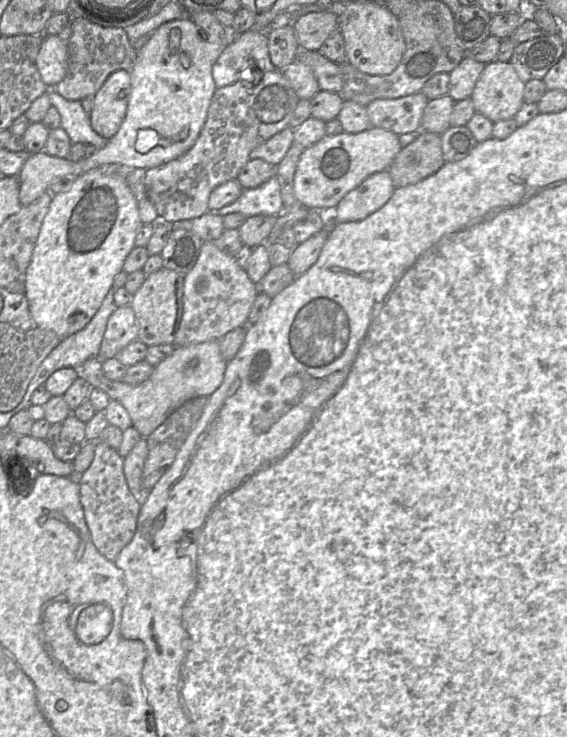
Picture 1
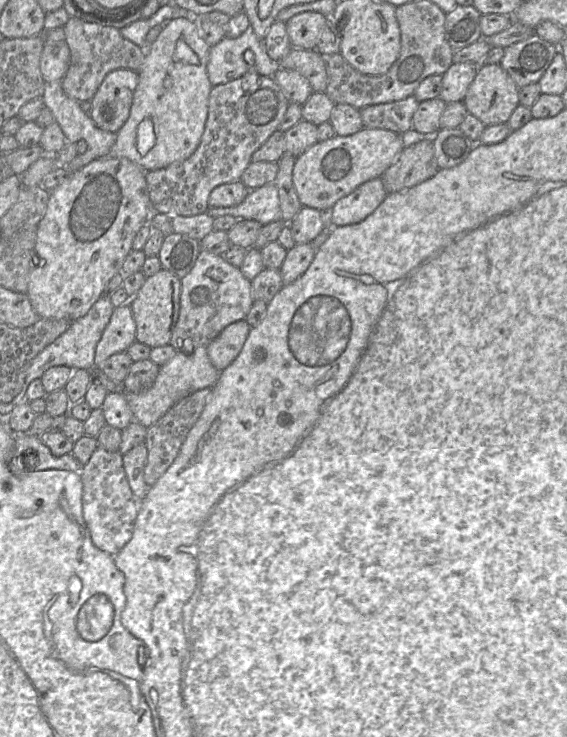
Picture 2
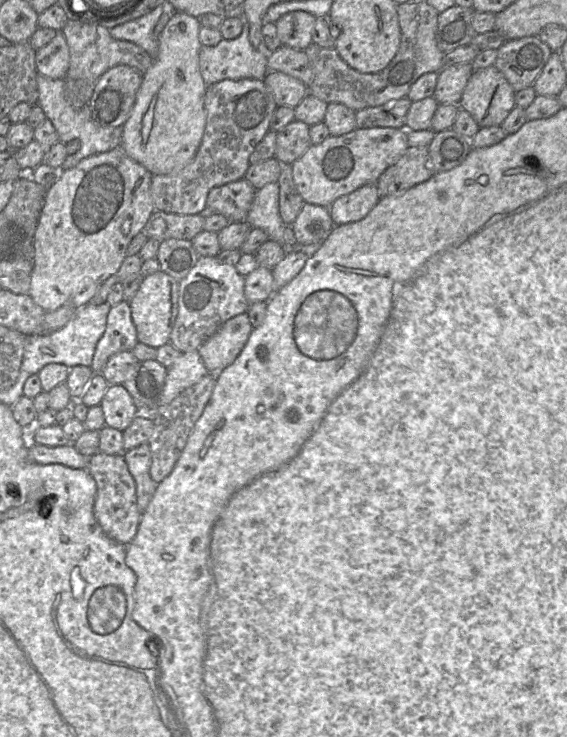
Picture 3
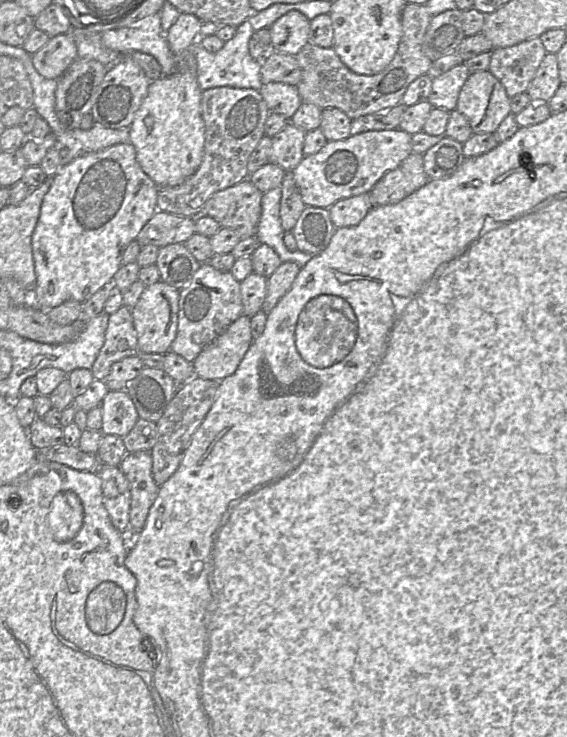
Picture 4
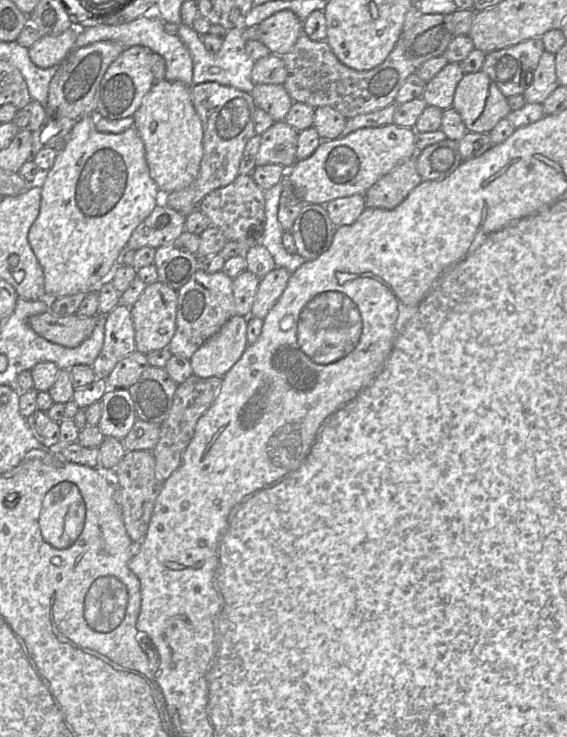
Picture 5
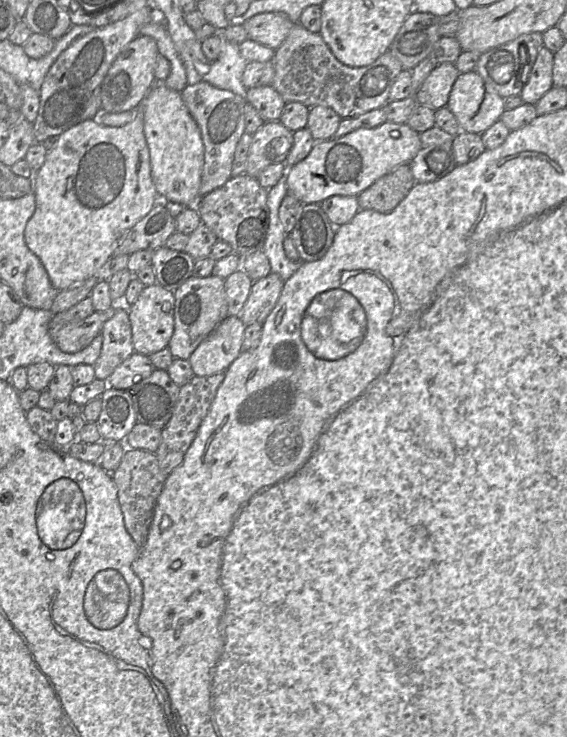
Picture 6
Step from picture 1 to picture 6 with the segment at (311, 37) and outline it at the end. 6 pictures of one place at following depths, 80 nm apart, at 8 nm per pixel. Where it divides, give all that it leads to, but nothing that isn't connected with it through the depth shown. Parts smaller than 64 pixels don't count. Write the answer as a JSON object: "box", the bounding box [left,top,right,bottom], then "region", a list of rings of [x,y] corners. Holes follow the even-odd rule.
{"box":[243,12,293,50],"region":[[[283,12],[259,13],[243,23],[248,39],[274,50],[283,43],[293,25]]]}

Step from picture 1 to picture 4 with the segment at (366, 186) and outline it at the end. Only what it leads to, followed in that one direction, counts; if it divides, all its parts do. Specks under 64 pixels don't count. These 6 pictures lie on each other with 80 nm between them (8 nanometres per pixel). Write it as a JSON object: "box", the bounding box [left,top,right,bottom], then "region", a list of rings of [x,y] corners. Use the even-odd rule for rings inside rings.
{"box":[329,193,373,228],"region":[[[362,193],[336,201],[329,207],[331,221],[336,228],[357,225],[373,207],[370,193]]]}

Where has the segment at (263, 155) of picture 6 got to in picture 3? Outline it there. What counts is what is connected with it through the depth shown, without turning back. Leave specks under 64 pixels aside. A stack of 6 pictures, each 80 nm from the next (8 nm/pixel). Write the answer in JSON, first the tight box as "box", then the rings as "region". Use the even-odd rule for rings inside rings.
{"box":[275,120,312,164],"region":[[[294,120],[276,132],[275,158],[282,164],[292,164],[312,144],[306,123]]]}

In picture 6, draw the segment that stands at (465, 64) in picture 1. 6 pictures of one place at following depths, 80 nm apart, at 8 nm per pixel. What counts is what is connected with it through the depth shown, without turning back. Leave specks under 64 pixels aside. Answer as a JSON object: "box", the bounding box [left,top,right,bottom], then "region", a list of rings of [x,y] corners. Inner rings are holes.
{"box":[416,63,459,110],"region":[[[454,63],[438,64],[416,91],[417,103],[429,106],[434,110],[446,106],[452,86],[459,74]]]}

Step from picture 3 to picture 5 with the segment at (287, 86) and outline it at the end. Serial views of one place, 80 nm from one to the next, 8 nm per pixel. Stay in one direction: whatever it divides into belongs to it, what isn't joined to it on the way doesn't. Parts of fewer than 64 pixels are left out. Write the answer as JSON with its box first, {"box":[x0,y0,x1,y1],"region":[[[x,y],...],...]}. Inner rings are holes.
{"box":[250,84,293,122],"region":[[[257,84],[250,94],[256,107],[267,112],[275,122],[283,121],[293,104],[283,84]]]}

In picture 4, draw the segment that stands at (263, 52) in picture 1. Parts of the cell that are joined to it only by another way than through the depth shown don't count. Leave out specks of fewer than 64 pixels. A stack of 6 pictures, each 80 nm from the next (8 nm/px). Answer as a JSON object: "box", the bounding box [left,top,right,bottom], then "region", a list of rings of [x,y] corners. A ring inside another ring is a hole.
{"box":[187,19,262,90],"region":[[[246,19],[236,28],[234,37],[224,42],[223,47],[211,53],[200,43],[200,37],[187,49],[191,49],[197,61],[197,81],[201,90],[227,86],[232,88],[252,88],[259,90],[262,86],[260,75],[261,60],[253,58],[249,52],[248,42],[253,35],[253,28]]]}

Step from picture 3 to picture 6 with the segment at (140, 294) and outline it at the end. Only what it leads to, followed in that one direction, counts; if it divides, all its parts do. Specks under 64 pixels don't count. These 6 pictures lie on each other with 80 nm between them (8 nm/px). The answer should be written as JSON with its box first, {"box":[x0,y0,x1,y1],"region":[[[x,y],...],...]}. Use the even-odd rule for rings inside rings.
{"box":[126,282,174,356],"region":[[[157,282],[144,286],[135,302],[126,306],[132,327],[132,343],[135,352],[149,356],[168,347],[174,332],[174,306],[174,291]]]}

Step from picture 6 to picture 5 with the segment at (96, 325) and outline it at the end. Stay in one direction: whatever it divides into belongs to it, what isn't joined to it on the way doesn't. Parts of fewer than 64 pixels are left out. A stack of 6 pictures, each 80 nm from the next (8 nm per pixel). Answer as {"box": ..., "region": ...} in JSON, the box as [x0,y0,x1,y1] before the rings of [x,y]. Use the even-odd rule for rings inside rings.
{"box":[29,310,98,348],"region":[[[48,310],[32,316],[29,324],[42,338],[64,347],[74,348],[89,338],[98,319],[98,315],[89,317],[80,317],[76,314],[58,316]]]}

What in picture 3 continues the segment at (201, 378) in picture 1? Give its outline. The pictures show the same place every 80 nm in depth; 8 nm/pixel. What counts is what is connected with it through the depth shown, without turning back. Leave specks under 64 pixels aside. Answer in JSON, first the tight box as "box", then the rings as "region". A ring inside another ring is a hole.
{"box":[160,351,208,406],"region":[[[198,351],[184,352],[167,368],[165,383],[160,394],[160,406],[168,405],[186,388],[208,374]]]}

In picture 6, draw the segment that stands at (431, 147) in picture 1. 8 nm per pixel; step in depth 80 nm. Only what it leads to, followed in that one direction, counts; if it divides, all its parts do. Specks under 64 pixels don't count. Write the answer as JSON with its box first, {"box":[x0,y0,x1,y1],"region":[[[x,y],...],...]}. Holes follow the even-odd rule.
{"box":[357,164,415,213],"region":[[[401,164],[357,196],[360,209],[389,213],[407,196],[415,183],[410,164]]]}

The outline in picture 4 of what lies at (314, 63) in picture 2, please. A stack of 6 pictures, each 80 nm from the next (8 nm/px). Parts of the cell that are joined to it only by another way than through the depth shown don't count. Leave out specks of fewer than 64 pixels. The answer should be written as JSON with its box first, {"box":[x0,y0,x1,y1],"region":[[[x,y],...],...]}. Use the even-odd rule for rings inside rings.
{"box":[261,50,301,86],"region":[[[270,50],[261,59],[262,84],[283,82],[296,86],[301,79],[301,69],[294,55]]]}

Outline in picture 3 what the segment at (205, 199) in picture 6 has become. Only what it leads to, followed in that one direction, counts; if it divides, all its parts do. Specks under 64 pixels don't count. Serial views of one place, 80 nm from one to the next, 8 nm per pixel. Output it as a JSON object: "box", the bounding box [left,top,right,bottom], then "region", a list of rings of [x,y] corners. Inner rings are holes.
{"box":[207,178,256,222],"region":[[[244,178],[212,188],[207,207],[230,222],[246,221],[256,189]]]}

